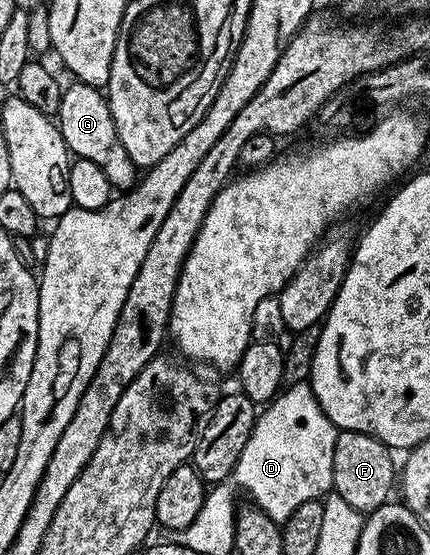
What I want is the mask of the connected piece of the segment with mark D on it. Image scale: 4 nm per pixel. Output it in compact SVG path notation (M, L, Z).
M311 383L287 385L276 399L257 415L254 430L246 446L242 446L242 458L238 458L231 479L236 480L242 491L252 495L251 503L259 511L264 512L271 520L283 522L290 518L295 508L302 503L321 499L323 492L332 492L332 451L337 431L336 425L330 422L330 418L322 410Z

